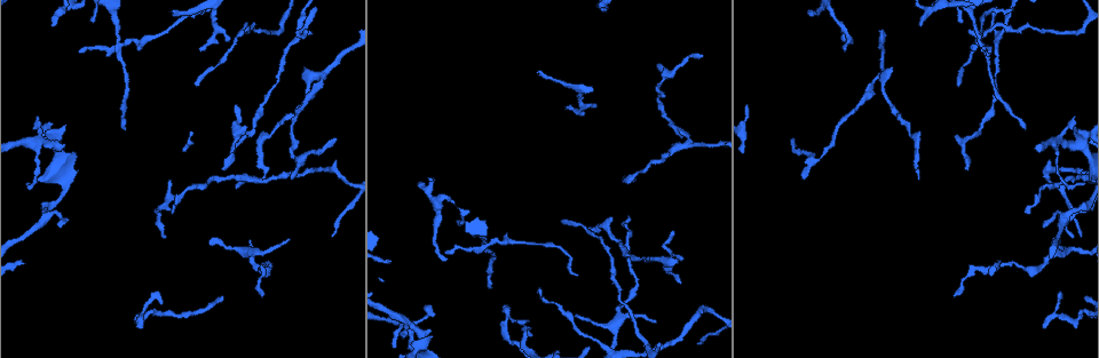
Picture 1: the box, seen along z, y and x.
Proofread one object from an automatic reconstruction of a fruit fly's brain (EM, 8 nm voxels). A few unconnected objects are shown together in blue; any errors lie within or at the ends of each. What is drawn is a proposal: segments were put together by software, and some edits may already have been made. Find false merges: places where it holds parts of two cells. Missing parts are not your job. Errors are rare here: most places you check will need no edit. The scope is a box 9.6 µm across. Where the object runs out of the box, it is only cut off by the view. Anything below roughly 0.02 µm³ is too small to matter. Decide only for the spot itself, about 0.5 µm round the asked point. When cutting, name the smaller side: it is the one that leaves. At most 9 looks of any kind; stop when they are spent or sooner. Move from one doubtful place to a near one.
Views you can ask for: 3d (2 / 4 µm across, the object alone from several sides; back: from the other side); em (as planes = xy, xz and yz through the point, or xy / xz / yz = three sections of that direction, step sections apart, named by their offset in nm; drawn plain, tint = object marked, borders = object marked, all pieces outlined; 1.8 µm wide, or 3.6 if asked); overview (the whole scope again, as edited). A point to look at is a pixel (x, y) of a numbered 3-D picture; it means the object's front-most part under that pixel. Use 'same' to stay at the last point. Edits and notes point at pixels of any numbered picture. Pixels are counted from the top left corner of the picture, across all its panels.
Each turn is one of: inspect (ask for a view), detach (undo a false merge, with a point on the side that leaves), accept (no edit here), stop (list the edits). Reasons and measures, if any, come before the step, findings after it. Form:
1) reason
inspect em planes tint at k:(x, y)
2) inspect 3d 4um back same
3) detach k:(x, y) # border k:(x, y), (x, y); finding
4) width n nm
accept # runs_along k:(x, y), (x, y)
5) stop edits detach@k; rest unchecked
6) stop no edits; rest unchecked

inspect 3d 2um at 1:(980, 39)

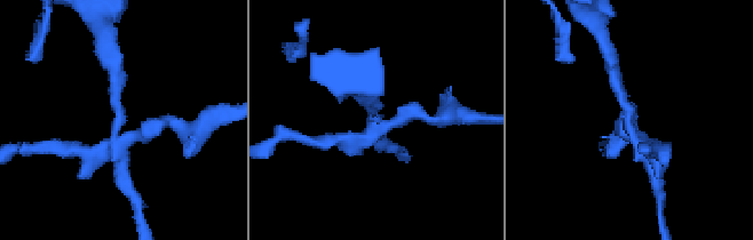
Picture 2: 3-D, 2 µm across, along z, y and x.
inspect em planes tint at 2:(376, 112)

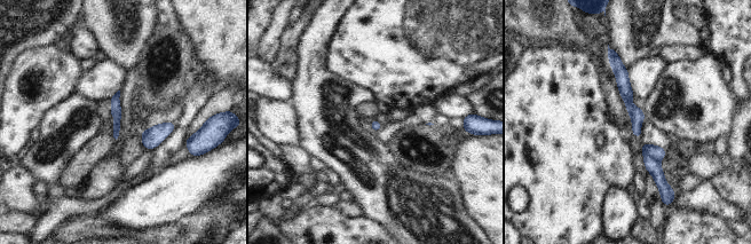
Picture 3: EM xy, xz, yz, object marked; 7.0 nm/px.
detach 3:(657, 152) # two cells meet here

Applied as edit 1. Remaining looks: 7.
inspect overview

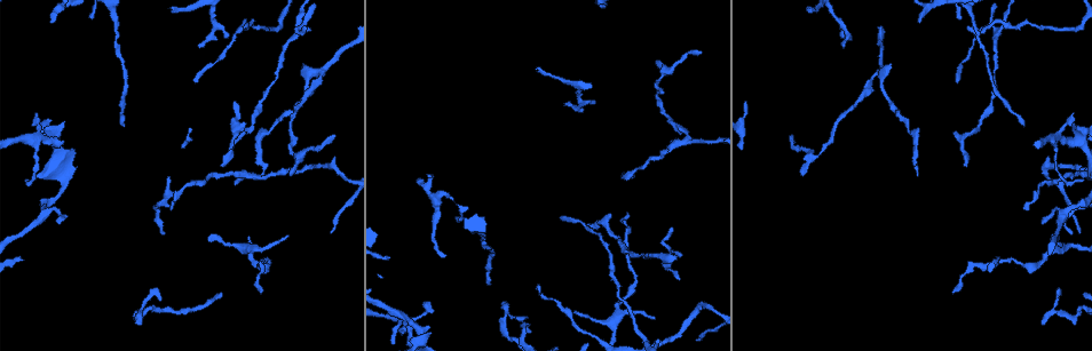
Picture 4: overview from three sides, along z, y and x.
thin neck
inspect em 3.6um planes borders at 4:(321, 74)

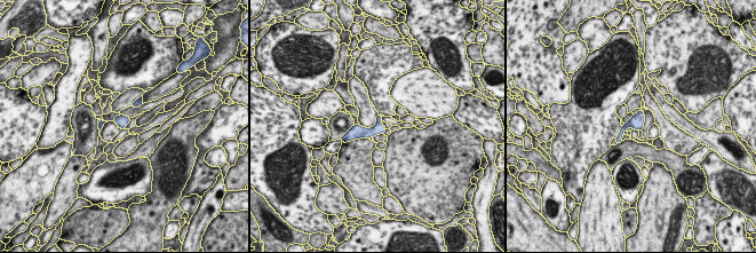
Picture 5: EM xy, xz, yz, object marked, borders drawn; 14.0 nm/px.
accept # one cell here

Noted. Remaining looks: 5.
abrupt turn
inspect 3d 2um at 4:(704, 305)

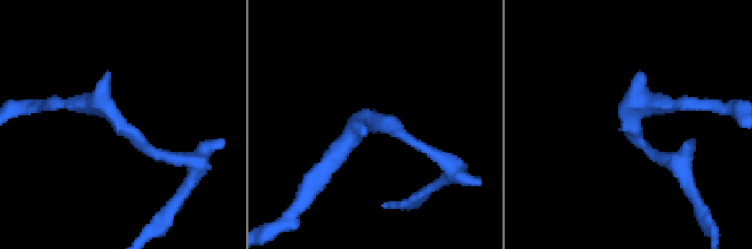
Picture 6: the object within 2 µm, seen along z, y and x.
shape alone is not enough
inspect em planes tint at 6:(382, 122)

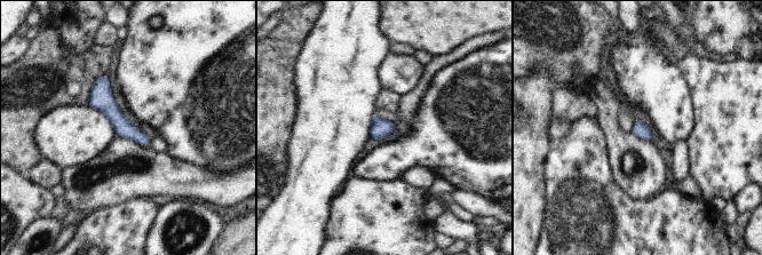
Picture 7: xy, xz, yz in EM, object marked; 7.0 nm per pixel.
accept # runs_along 7:(100, 80), (101, 98), (145, 142); all the same cell

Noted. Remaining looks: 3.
abrupt turn
inspect em planes tint at 4:(1071, 318)

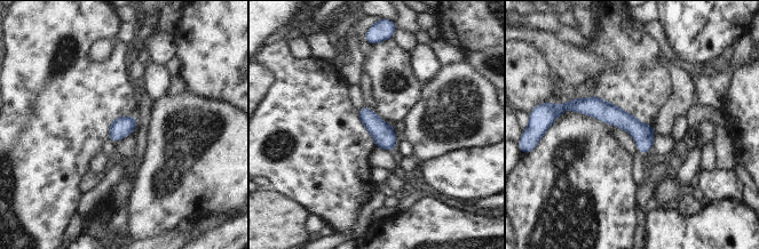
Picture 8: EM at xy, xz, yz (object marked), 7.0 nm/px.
accept # runs_along 8:(569, 105), (616, 115), (649, 142); continuous, no second cell

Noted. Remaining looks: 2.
stop edits detach@3; rest unchecked

